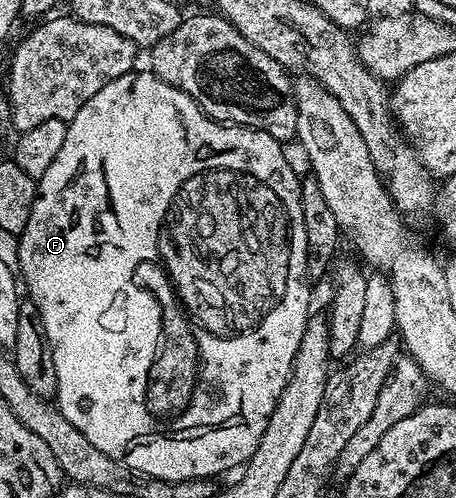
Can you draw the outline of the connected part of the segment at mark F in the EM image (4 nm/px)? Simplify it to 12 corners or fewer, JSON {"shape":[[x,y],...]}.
{"shape":[[102,86],[16,256],[90,446],[247,465],[314,312],[285,145]]}

